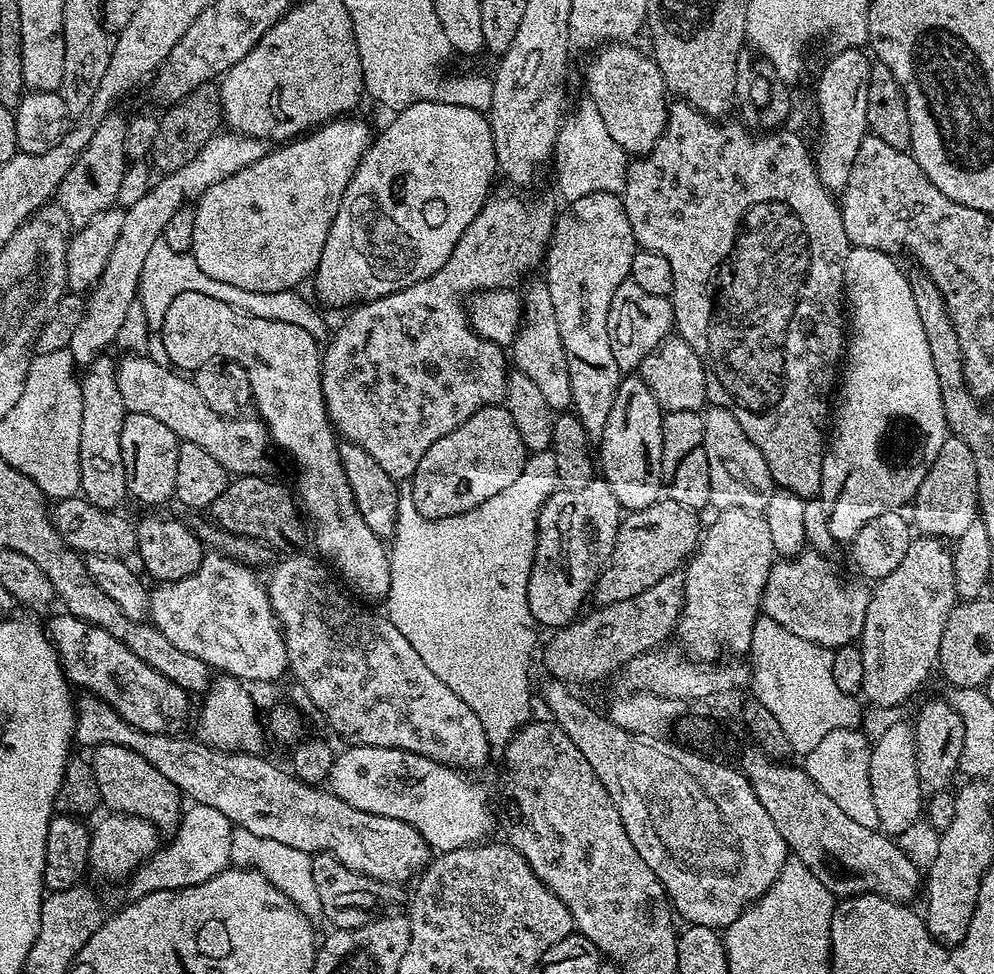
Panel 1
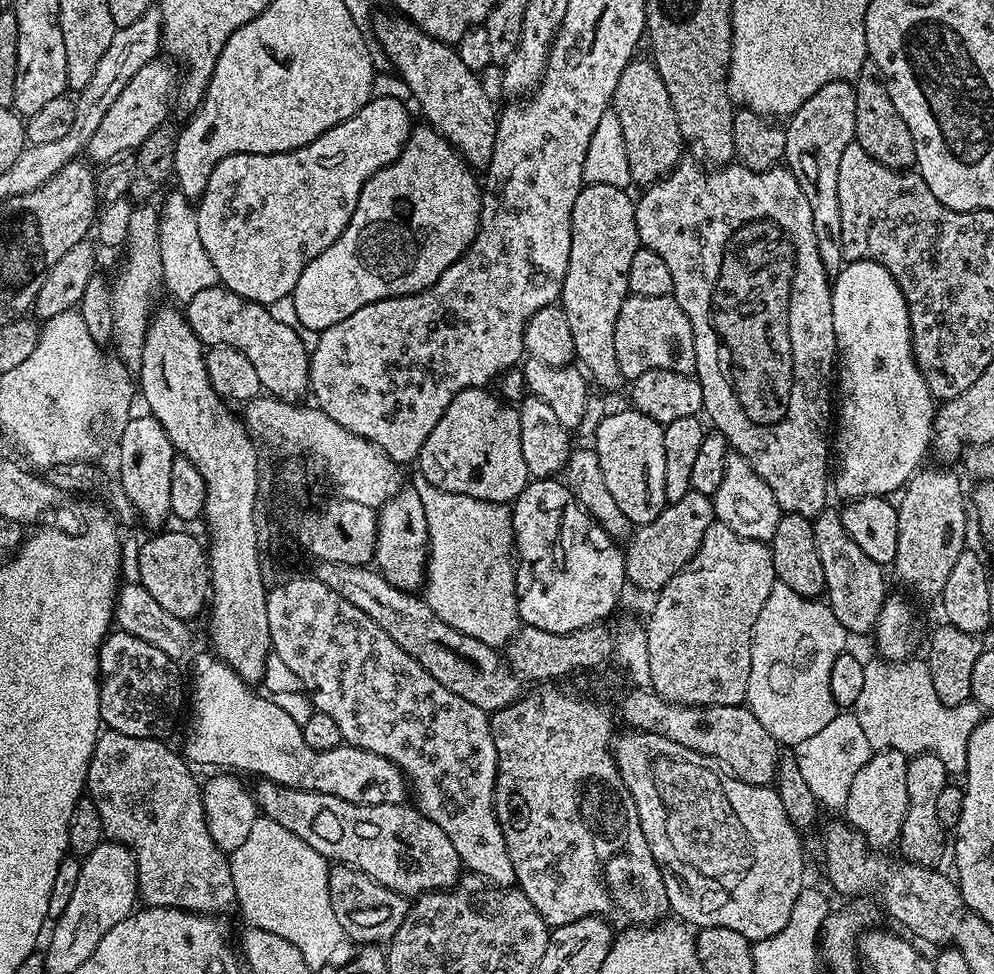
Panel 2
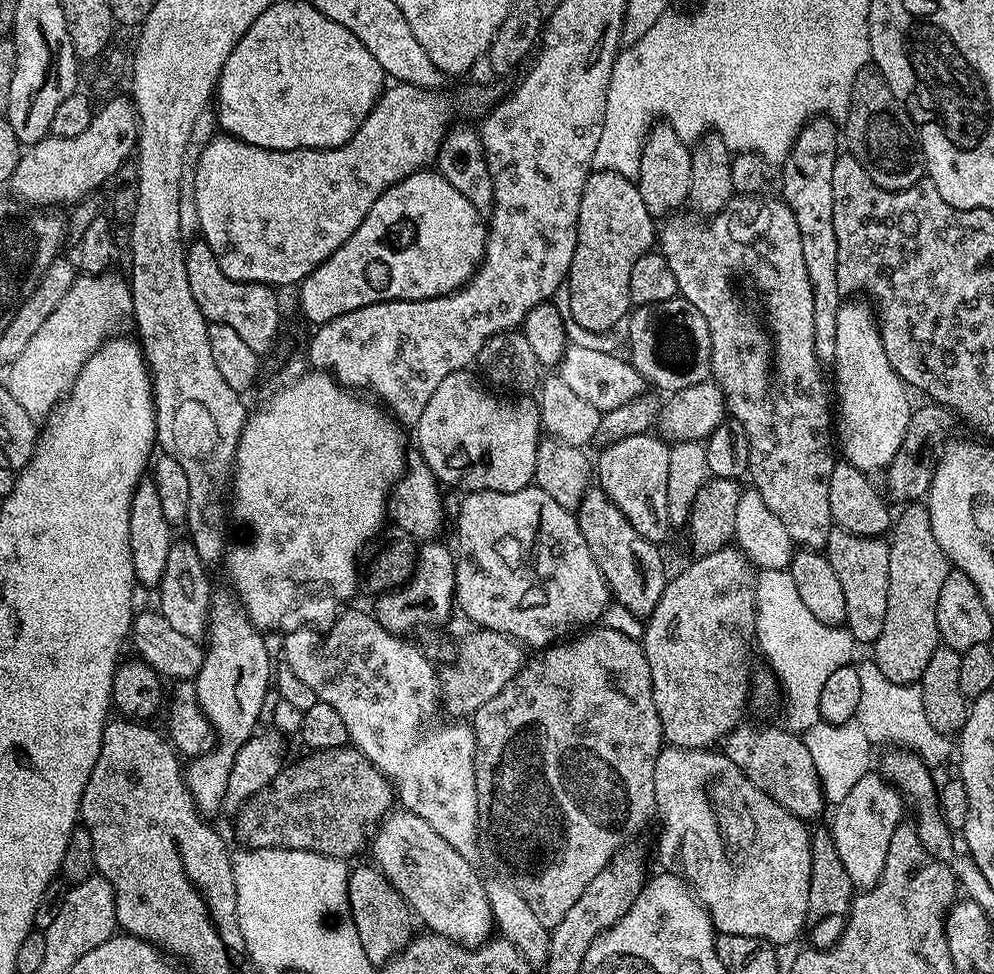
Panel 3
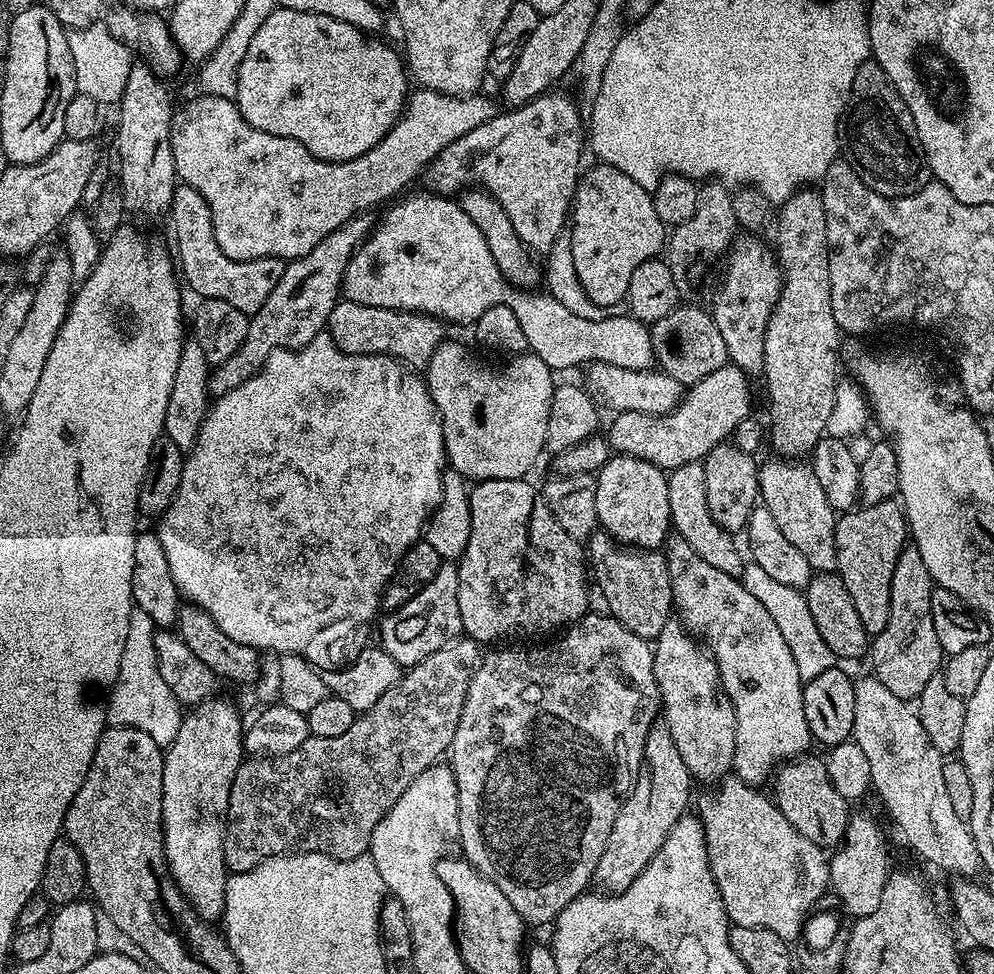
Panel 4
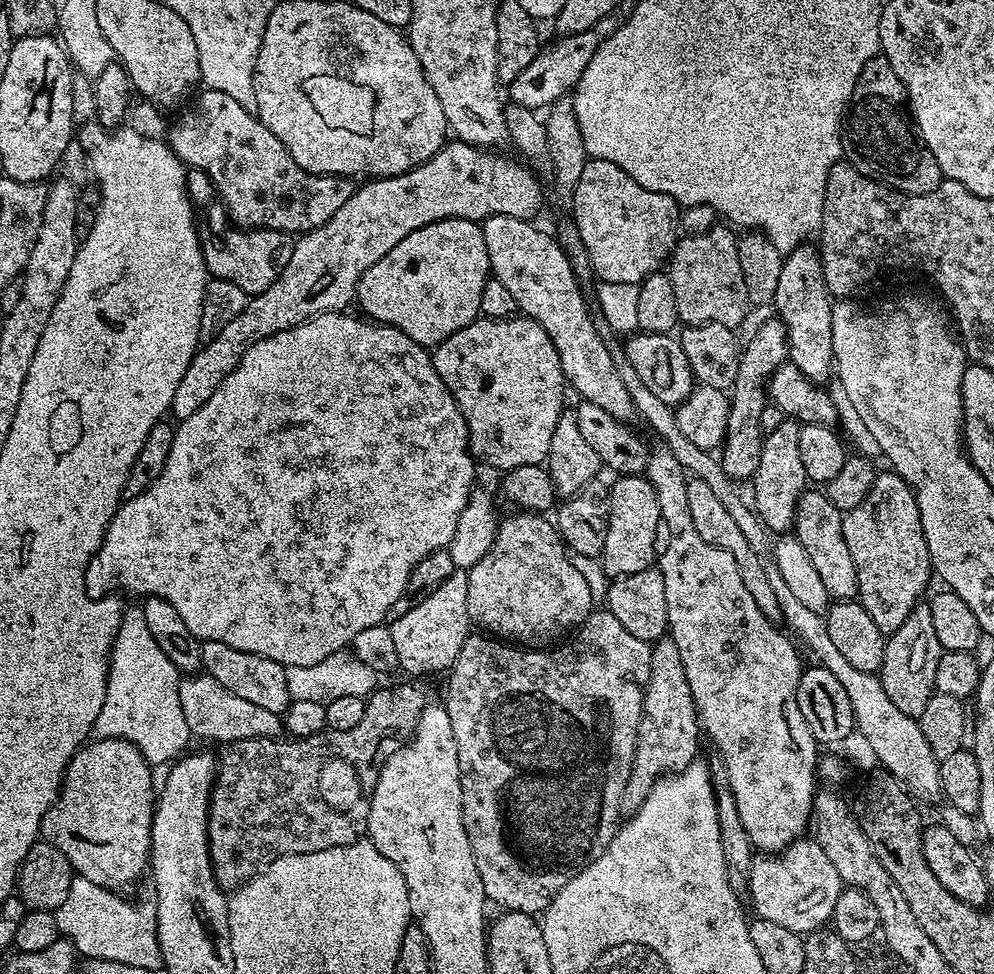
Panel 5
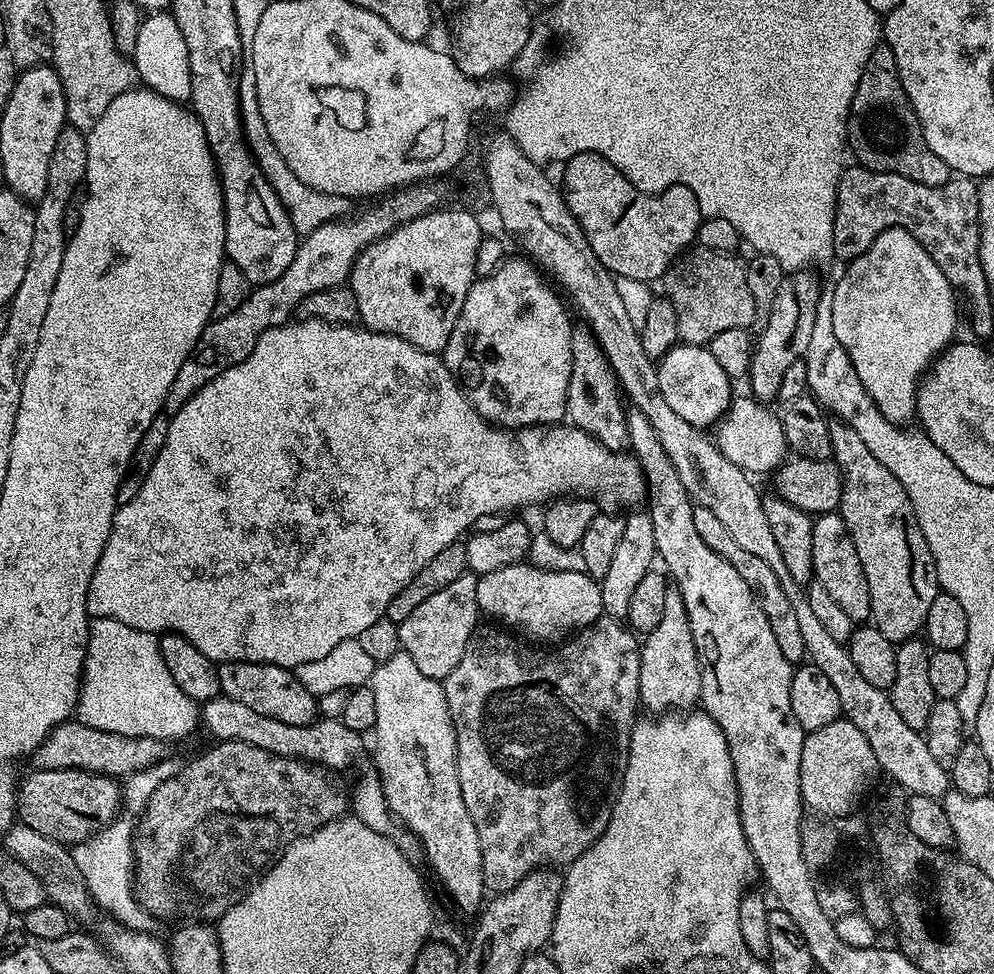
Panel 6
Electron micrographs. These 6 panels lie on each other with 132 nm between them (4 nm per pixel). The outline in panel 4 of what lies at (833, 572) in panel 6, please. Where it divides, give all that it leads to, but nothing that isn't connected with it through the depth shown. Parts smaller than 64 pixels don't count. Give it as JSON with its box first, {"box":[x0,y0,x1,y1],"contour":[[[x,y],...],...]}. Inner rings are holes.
{"box":[759,458,838,573],"contour":[[[792,458],[771,459],[766,461],[765,464],[763,461],[759,465],[759,499],[762,501],[762,507],[770,510],[778,530],[782,530],[782,534],[786,534],[787,540],[801,552],[802,558],[806,558],[806,562],[810,562],[813,573],[836,572],[836,563],[838,562],[838,554],[836,553],[836,521],[838,513],[835,508],[830,506],[830,502],[826,502],[826,494],[814,474],[811,463],[797,462]]]}

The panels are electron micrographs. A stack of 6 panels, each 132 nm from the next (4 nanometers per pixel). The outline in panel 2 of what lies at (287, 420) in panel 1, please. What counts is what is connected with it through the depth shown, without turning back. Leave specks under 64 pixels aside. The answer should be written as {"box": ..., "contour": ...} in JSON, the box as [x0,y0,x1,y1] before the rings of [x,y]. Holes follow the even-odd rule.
{"box":[186,286,309,402],"contour":[[[217,286],[206,290],[201,290],[186,303],[186,315],[188,324],[194,330],[194,334],[199,338],[200,343],[205,346],[215,346],[225,344],[234,350],[242,350],[246,358],[250,358],[250,363],[254,366],[254,371],[258,373],[258,382],[261,389],[269,396],[279,396],[282,400],[289,402],[299,401],[300,395],[309,391],[309,355],[308,349],[299,340],[298,332],[285,325],[276,322],[269,309],[263,304],[255,304],[238,294],[234,294],[229,288]]]}

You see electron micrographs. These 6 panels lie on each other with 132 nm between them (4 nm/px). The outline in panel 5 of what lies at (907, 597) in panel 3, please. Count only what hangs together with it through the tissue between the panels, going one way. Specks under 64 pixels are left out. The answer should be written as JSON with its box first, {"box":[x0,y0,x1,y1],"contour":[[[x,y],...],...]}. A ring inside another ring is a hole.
{"box":[878,602,941,718],"contour":[[[921,602],[914,610],[910,610],[910,618],[906,618],[906,622],[902,622],[902,626],[898,626],[898,630],[891,632],[885,639],[878,677],[887,697],[903,714],[919,718],[922,710],[926,710],[926,702],[930,702],[933,692],[936,691],[934,677],[941,651],[927,602]]]}

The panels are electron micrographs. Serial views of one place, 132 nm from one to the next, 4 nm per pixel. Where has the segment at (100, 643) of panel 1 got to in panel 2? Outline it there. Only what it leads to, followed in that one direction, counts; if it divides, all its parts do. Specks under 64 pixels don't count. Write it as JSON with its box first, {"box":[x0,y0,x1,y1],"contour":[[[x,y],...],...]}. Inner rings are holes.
{"box":[100,630,186,740],"contour":[[[119,630],[109,631],[100,644],[100,719],[111,731],[118,734],[130,734],[130,738],[150,738],[164,740],[176,728],[176,719],[180,716],[180,707],[186,704],[186,680],[180,677],[176,669],[177,661],[162,654],[150,642],[134,638]]]}

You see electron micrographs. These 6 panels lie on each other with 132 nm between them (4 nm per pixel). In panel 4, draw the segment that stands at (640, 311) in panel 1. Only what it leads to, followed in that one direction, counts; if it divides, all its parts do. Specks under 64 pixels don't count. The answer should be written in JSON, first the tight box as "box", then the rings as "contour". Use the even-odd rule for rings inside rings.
{"box":[650,306,729,386],"contour":[[[677,306],[666,318],[651,325],[650,331],[659,371],[682,385],[691,386],[706,378],[706,374],[714,374],[714,370],[729,363],[729,359],[726,342],[722,342],[722,334],[718,334],[711,311],[684,307]]]}

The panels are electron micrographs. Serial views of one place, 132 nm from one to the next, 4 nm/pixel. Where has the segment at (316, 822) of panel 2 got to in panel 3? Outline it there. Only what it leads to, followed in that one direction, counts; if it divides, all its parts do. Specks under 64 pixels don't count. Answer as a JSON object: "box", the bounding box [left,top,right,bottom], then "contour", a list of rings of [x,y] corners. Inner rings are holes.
{"box":[370,810,494,948],"contour":[[[403,810],[393,811],[380,821],[370,840],[371,859],[402,894],[413,917],[425,924],[429,933],[445,936],[465,948],[485,944],[493,935],[494,921],[490,902],[484,889],[485,877],[476,873],[476,864],[462,858],[430,822],[418,818],[418,814]]]}

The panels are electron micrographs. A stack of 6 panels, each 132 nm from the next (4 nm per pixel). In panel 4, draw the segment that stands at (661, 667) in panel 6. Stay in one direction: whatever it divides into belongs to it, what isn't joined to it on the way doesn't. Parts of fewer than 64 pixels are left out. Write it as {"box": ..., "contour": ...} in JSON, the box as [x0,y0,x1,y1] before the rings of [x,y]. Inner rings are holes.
{"box":[594,722,692,893],"contour":[[[663,722],[653,724],[648,731],[644,760],[640,764],[632,793],[618,810],[618,818],[614,818],[614,826],[610,826],[610,838],[606,838],[606,846],[602,850],[602,858],[598,858],[594,880],[604,887],[601,889],[605,893],[625,892],[634,878],[646,870],[672,827],[685,815],[687,808],[684,807],[688,804],[692,787],[692,775],[686,762],[682,762],[682,754],[678,754],[678,746],[674,746],[668,725]]]}

